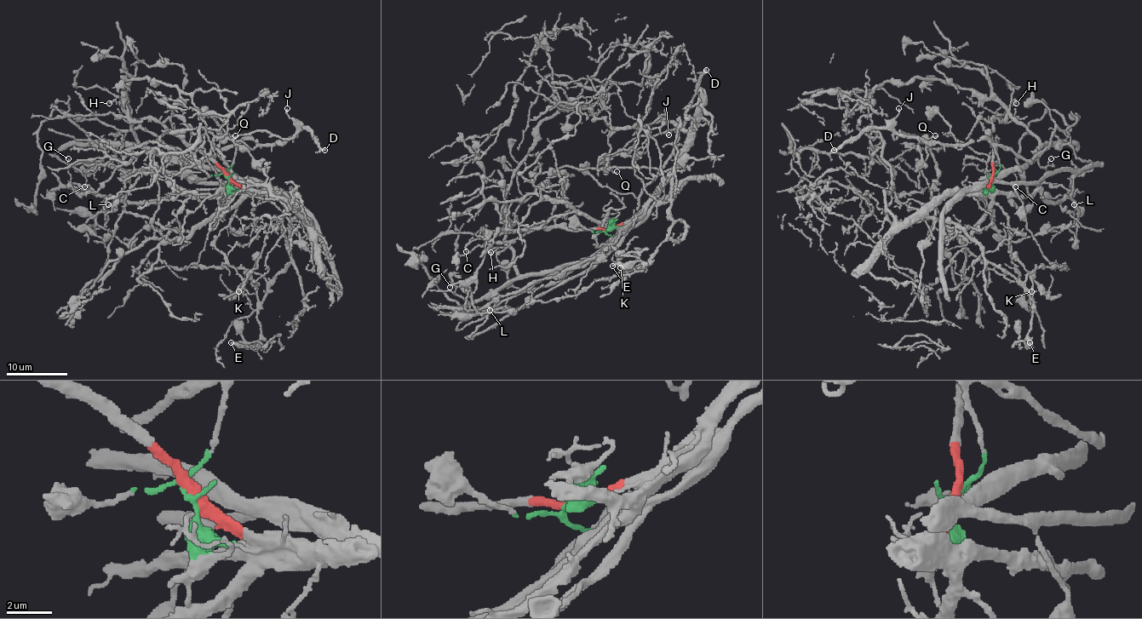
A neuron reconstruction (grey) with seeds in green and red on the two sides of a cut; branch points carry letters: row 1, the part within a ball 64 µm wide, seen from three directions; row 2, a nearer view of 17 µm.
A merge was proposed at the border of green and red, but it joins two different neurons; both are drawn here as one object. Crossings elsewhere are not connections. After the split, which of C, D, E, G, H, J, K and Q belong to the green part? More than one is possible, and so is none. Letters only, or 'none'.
D, J, Q

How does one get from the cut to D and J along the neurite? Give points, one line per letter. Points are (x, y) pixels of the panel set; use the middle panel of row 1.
D: (608, 228), (606, 232), (614, 236), (637, 213), (639, 193), (672, 151), (697, 80), (705, 69)
J: (608, 228), (606, 232), (614, 236), (637, 213), (639, 193), (655, 178), (678, 130), (668, 134)

